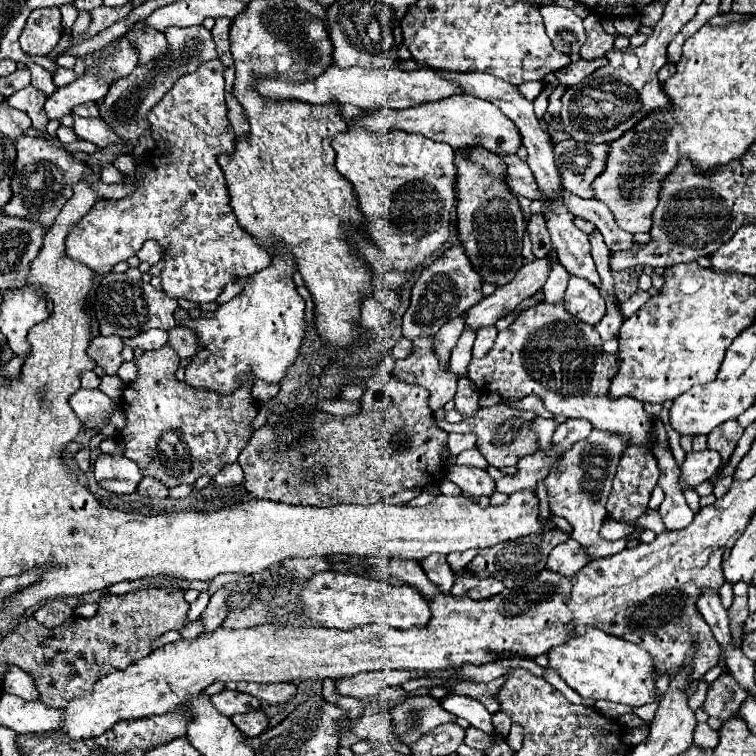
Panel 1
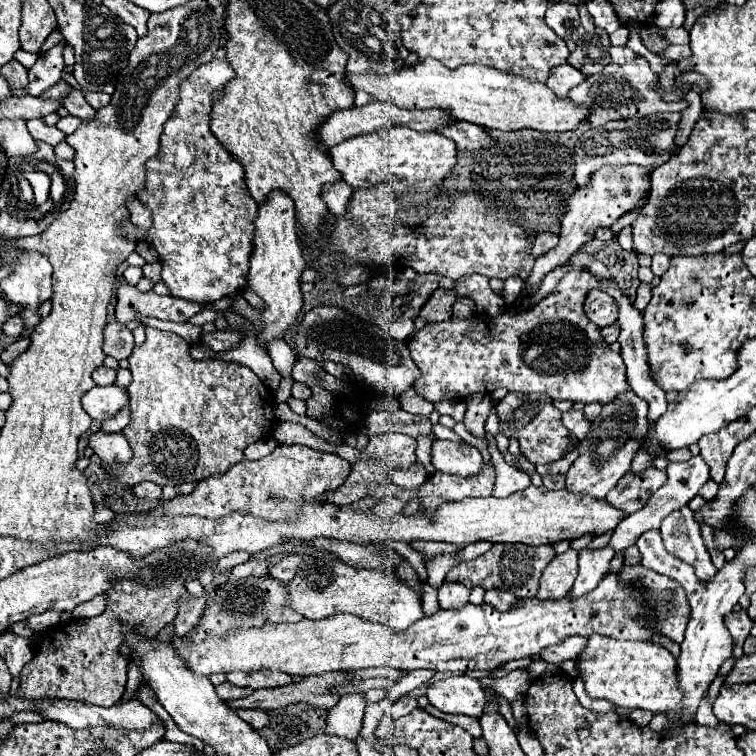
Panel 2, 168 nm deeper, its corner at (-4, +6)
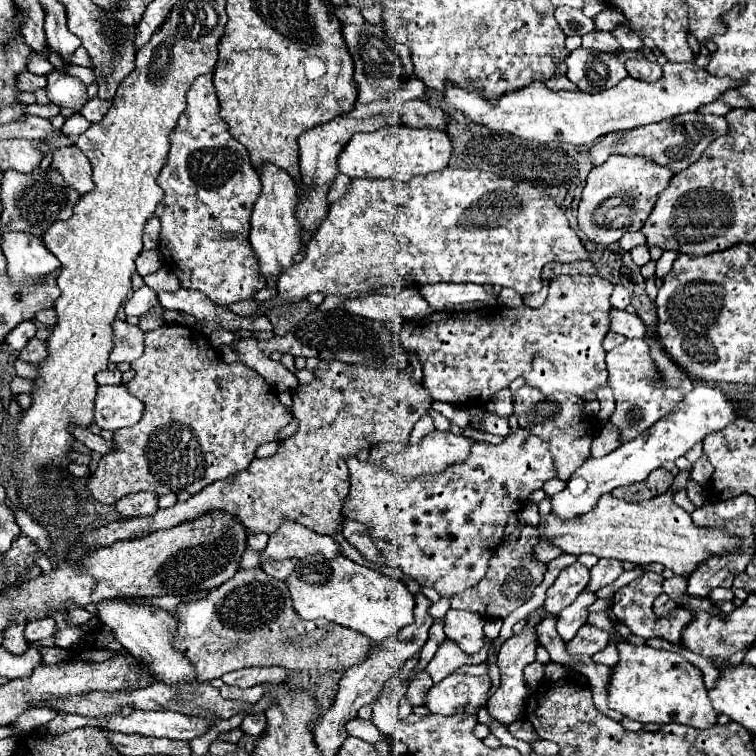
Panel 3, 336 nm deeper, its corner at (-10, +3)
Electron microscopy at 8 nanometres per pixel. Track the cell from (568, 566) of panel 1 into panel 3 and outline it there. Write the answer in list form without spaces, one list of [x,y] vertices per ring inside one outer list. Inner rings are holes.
[[[573,563],[565,567],[557,581],[547,589],[547,599],[545,599],[545,609],[551,615],[559,615],[559,611],[575,601],[575,597],[587,587],[589,583],[589,569],[581,563]]]

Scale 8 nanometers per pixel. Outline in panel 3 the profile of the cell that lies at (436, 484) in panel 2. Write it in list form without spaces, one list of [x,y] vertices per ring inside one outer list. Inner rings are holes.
[[[521,427],[511,429],[499,445],[473,443],[467,459],[451,463],[451,467],[443,469],[439,475],[407,479],[393,475],[383,465],[377,467],[369,461],[361,463],[357,457],[349,457],[347,467],[351,473],[351,491],[343,503],[343,517],[359,521],[369,529],[375,547],[391,567],[401,569],[421,587],[433,587],[441,597],[447,599],[473,587],[485,577],[489,559],[505,537],[509,513],[519,513],[525,507],[527,497],[533,491],[543,489],[545,481],[555,477],[555,461],[549,453],[547,441]]]

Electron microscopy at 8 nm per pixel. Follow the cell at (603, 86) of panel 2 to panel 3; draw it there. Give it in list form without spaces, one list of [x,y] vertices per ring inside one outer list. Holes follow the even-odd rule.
[[[721,99],[701,109],[701,113],[713,113],[713,115],[721,115],[721,117],[725,117],[725,113],[727,113],[727,111],[733,111],[733,107],[731,107],[729,103],[721,101]]]

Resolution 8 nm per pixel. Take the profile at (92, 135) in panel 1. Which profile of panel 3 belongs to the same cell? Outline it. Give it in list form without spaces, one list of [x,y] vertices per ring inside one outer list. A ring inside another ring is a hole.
[[[53,71],[47,75],[47,97],[59,107],[81,111],[87,103],[87,87],[77,77]]]

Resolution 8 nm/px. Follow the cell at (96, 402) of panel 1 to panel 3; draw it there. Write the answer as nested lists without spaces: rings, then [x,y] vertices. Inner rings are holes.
[[[105,385],[97,389],[95,423],[99,429],[121,429],[135,425],[143,415],[143,403],[125,385]]]

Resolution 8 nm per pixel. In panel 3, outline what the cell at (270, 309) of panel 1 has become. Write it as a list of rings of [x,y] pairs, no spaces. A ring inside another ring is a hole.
[[[265,163],[257,169],[261,179],[261,193],[259,199],[253,205],[251,213],[251,235],[249,241],[253,245],[253,251],[259,259],[259,269],[263,277],[277,279],[283,267],[289,267],[293,263],[293,255],[301,249],[301,233],[299,223],[295,217],[295,203],[297,203],[297,183],[291,179],[291,175],[271,163]]]

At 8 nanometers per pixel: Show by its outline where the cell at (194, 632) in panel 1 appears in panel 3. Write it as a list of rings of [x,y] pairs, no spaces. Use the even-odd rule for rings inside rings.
[[[47,617],[47,619],[35,619],[31,623],[25,625],[25,639],[31,643],[31,641],[39,641],[39,639],[45,639],[45,637],[51,637],[53,633],[57,631],[57,623]]]

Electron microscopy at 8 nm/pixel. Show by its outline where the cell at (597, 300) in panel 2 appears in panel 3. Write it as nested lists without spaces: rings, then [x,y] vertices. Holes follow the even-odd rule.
[[[611,309],[611,331],[627,337],[627,339],[643,339],[645,337],[645,325],[637,315],[631,315],[627,311]]]

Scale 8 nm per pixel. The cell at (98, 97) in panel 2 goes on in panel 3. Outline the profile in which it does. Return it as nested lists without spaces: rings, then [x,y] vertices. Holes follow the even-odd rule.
[[[95,97],[95,99],[87,101],[87,105],[81,109],[81,115],[83,115],[85,119],[89,119],[91,123],[97,123],[97,121],[101,121],[101,119],[105,117],[105,113],[107,113],[109,107],[111,107],[109,101],[103,101],[103,99]]]

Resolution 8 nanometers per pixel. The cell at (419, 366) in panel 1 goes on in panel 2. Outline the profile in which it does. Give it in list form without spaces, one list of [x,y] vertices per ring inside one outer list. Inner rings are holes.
[[[587,270],[569,272],[565,278],[561,278],[557,290],[553,290],[527,312],[503,312],[499,316],[473,314],[467,320],[451,316],[449,320],[437,324],[425,324],[409,340],[411,358],[421,370],[421,378],[415,382],[417,394],[435,404],[439,400],[465,400],[471,394],[491,394],[495,388],[505,386],[511,392],[537,392],[549,396],[551,400],[569,400],[581,404],[599,402],[603,406],[609,404],[631,388],[625,376],[621,354],[613,352],[609,344],[601,340],[599,326],[593,324],[583,312],[583,300],[595,286],[597,282]]]

